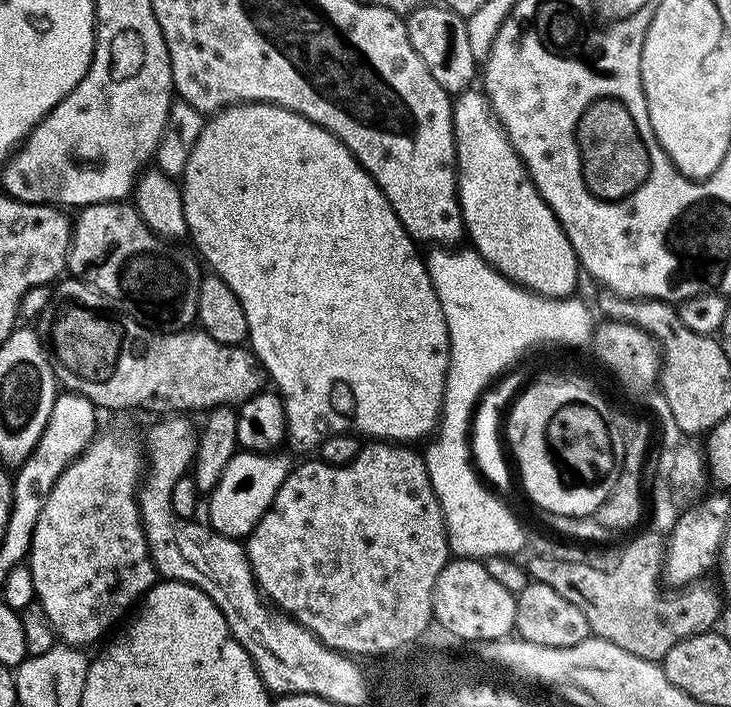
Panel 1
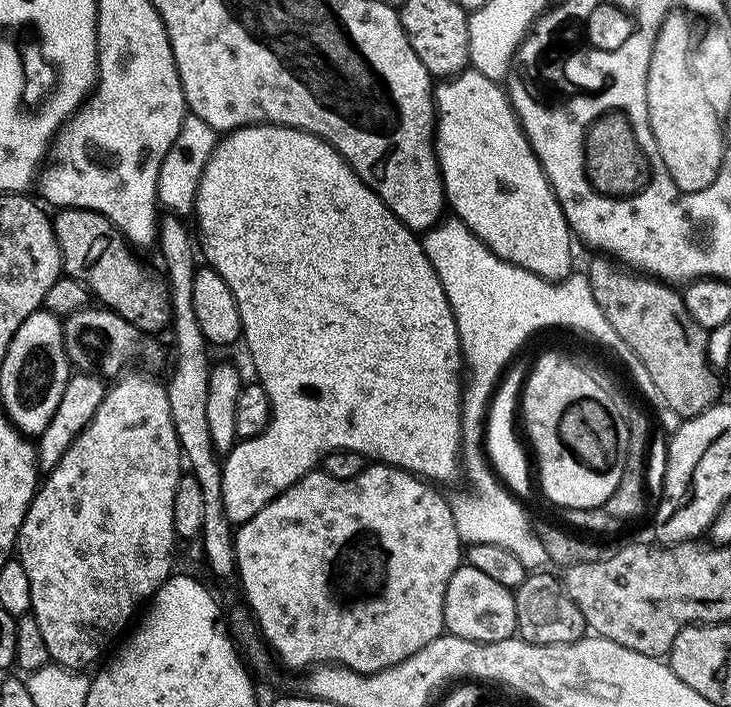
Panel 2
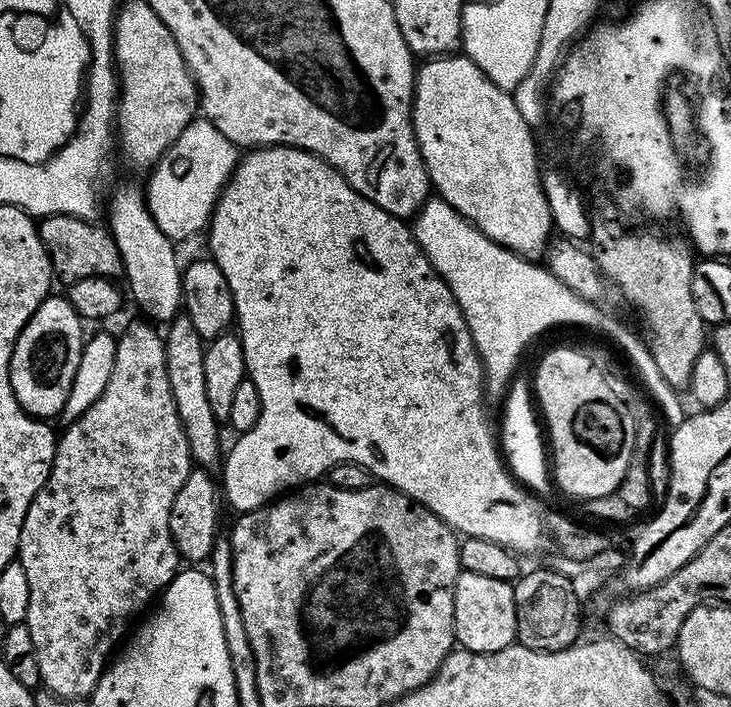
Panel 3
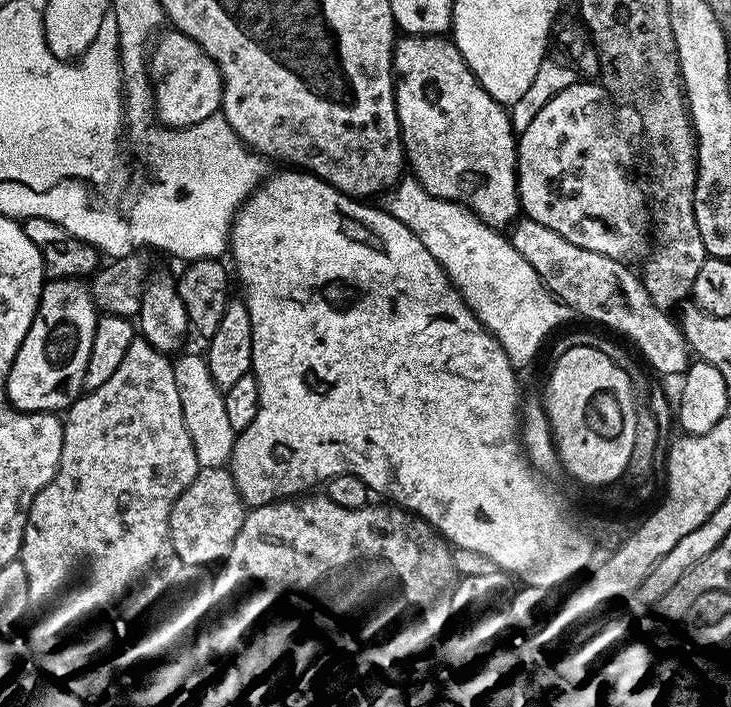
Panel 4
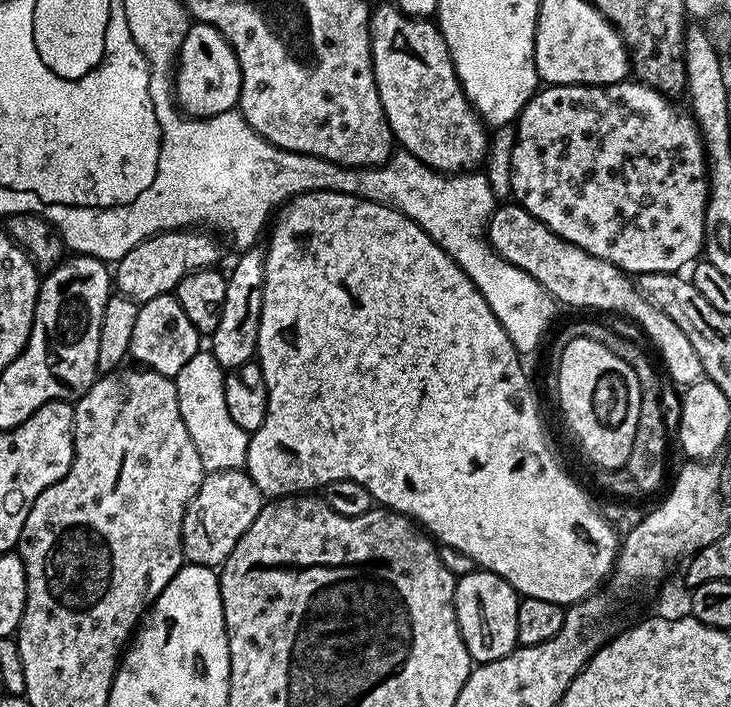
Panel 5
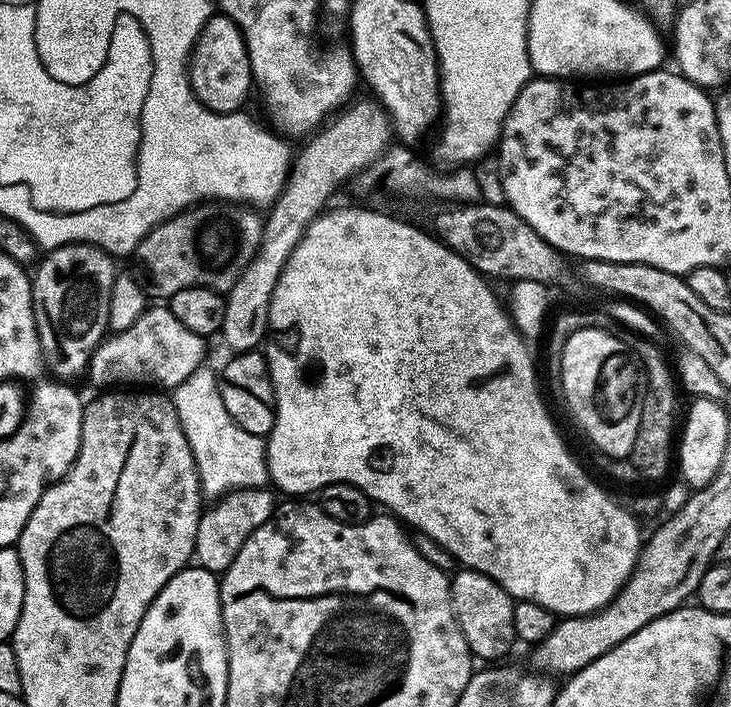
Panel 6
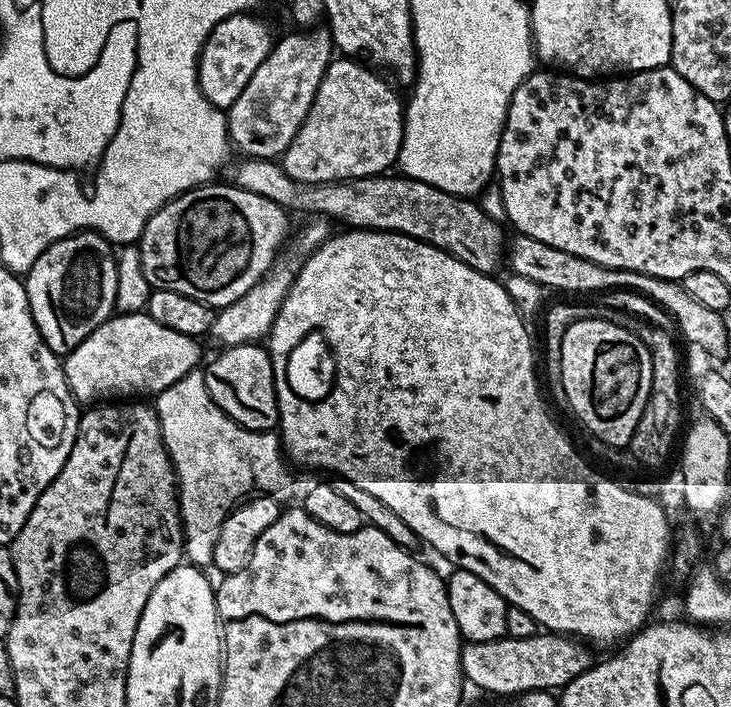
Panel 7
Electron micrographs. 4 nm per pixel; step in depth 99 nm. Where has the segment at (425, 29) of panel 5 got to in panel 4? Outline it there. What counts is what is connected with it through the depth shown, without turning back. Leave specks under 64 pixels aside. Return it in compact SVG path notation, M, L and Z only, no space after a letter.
M401 35L397 39L396 47L392 49L392 70L396 75L394 83L396 86L396 113L400 123L400 138L404 142L407 163L410 165L411 171L412 168L416 171L413 172L415 179L426 186L426 190L430 190L430 194L441 196L447 200L463 201L465 205L468 205L476 212L480 219L487 221L497 230L503 229L505 227L503 224L509 223L508 225L511 225L521 215L522 207L520 203L521 178L518 175L518 136L512 130L509 109L505 105L499 104L494 98L490 98L490 94L486 94L486 90L478 82L478 78L470 71L467 62L462 58L458 46L447 35Z

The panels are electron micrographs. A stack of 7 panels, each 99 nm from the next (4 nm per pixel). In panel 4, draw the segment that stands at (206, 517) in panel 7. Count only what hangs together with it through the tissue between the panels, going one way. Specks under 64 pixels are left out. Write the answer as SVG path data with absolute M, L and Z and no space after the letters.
M184 355L175 357L172 369L174 383L178 386L178 398L182 398L182 418L186 422L186 430L190 434L194 454L201 468L225 467L232 459L238 433L226 418L223 391L214 382L214 378L210 378L208 362L203 355Z

